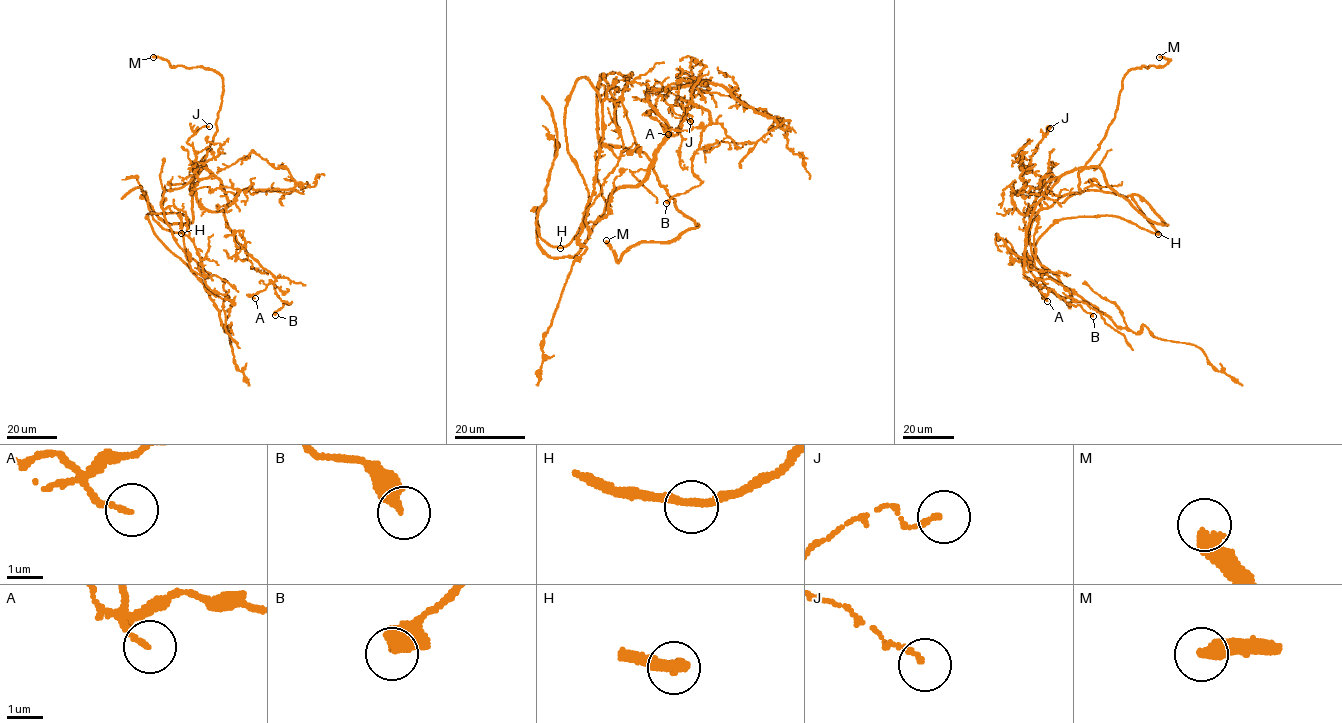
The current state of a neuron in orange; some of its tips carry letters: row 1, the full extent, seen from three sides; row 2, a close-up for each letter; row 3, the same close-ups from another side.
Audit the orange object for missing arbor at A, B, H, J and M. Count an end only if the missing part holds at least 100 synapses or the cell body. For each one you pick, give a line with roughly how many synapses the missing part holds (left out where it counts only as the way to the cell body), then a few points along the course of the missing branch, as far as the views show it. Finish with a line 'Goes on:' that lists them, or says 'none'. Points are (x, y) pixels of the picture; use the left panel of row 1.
Goes on: none

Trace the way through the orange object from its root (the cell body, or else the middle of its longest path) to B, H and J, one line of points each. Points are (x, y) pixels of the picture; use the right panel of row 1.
B: (1062, 195), (1081, 191), (1081, 168), (1059, 177), (1036, 206), (1023, 271), (1093, 316)
H: (1062, 195), (1039, 211), (1030, 230), (1034, 265), (1041, 275), (1037, 240), (1062, 219), (1111, 215), (1158, 234)
J: (1062, 195), (1080, 193), (1078, 174), (1081, 169), (1045, 181), (1029, 164), (1050, 128)

